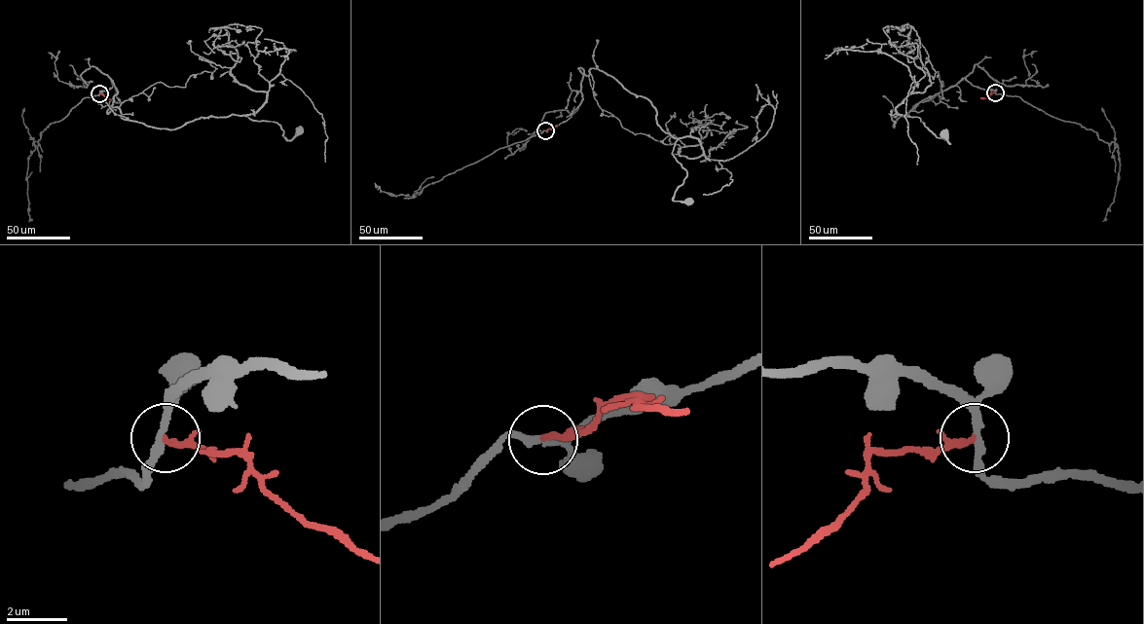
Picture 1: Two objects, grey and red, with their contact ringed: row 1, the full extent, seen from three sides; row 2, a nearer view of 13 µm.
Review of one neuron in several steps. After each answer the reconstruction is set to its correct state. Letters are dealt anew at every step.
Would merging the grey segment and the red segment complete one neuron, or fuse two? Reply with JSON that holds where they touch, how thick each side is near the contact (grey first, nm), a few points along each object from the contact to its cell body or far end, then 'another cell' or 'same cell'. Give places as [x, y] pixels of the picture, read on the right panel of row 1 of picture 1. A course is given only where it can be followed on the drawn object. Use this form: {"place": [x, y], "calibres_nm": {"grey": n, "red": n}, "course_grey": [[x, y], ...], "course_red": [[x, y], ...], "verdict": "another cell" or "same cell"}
{"place": [995, 92], "calibres_nm": {"grey": 240, "red": 180}, "course_grey": [[995, 92], [962, 79], [913, 110], [915, 104], [894, 128], [891, 120], [919, 118], [950, 143], [944, 133]], "course_red": [[995, 92], [980, 98]], "verdict": "another cell"}

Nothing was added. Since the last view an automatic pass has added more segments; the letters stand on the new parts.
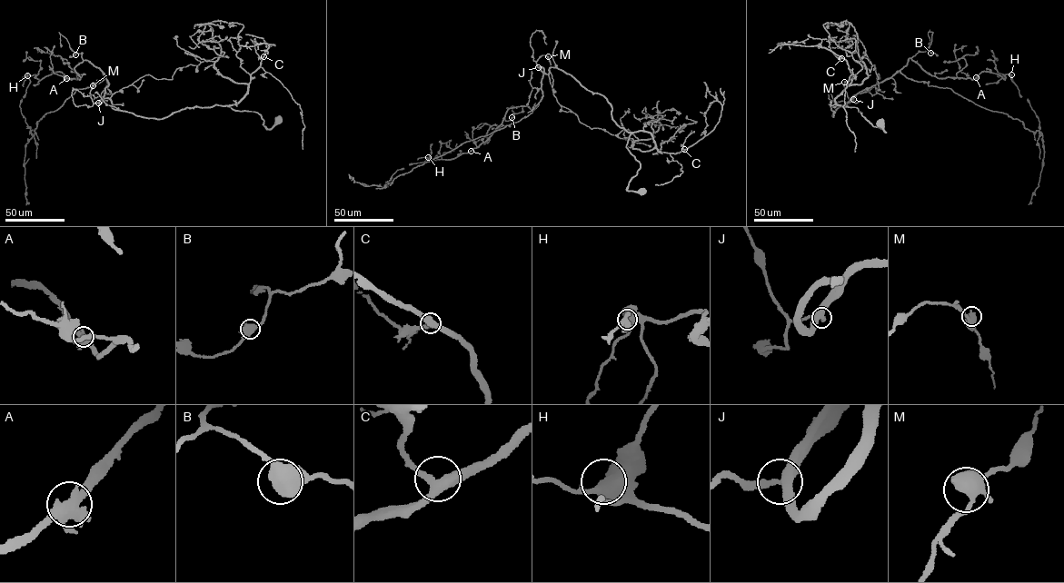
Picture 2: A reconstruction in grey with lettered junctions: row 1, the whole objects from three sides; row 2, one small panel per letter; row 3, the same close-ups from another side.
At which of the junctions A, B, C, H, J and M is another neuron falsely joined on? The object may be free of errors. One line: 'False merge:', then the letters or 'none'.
False merge: none

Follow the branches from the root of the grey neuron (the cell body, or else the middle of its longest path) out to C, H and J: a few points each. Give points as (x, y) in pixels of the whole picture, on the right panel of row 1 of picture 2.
C: (880, 123), (886, 132), (870, 123), (857, 108), (836, 103), (836, 98), (852, 79), (847, 61), (841, 58)
H: (880, 123), (886, 132), (856, 108), (831, 107), (833, 117), (909, 58), (939, 78), (1011, 74)
J: (880, 123), (886, 132), (847, 104), (831, 106), (832, 116), (855, 95), (853, 99)

